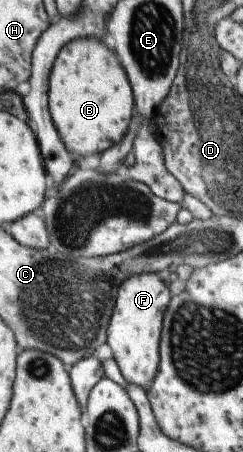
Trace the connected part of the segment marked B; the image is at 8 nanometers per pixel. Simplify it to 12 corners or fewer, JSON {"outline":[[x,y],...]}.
{"outline":[[97,37],[51,68],[50,111],[66,147],[89,156],[124,140],[136,94]]}

